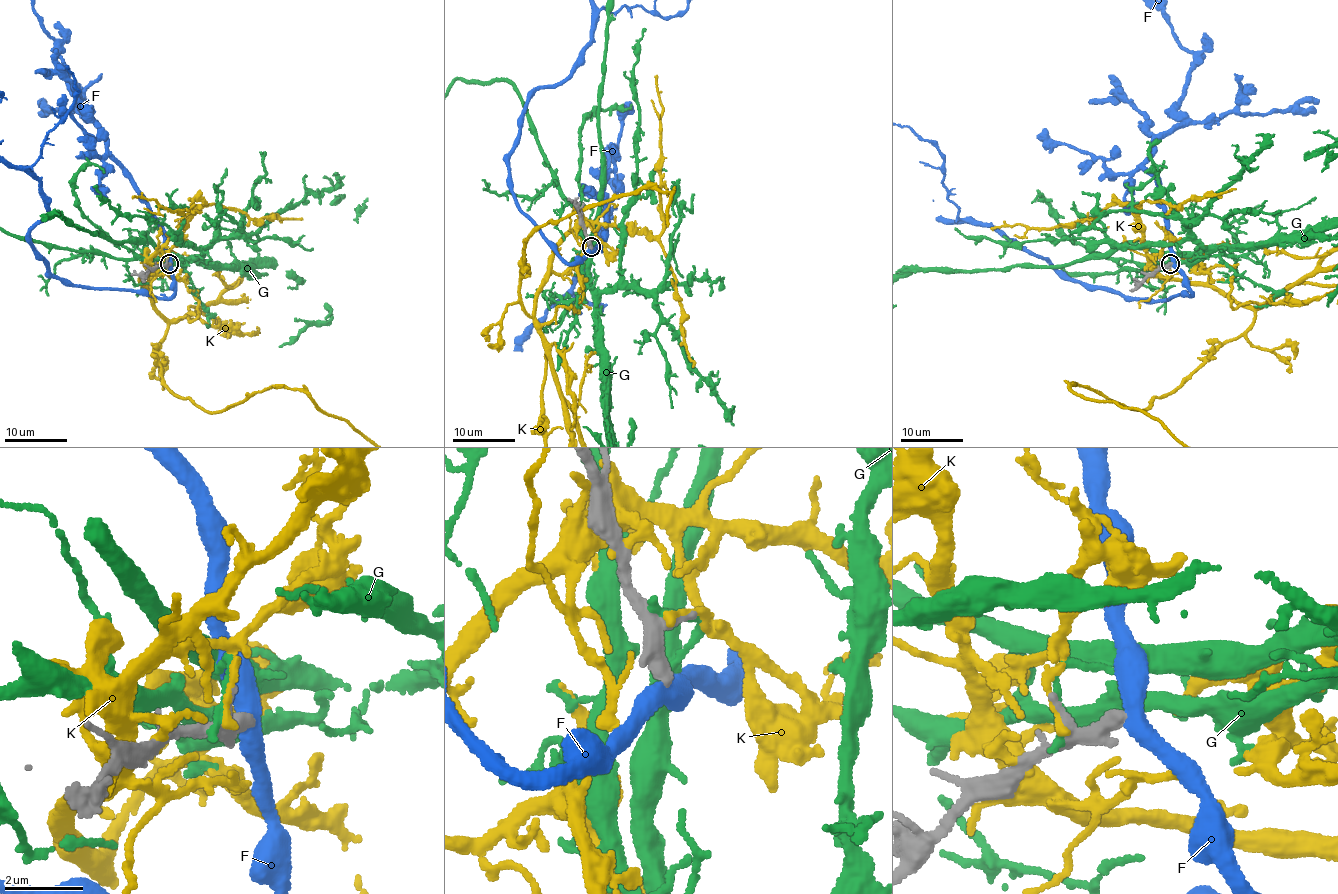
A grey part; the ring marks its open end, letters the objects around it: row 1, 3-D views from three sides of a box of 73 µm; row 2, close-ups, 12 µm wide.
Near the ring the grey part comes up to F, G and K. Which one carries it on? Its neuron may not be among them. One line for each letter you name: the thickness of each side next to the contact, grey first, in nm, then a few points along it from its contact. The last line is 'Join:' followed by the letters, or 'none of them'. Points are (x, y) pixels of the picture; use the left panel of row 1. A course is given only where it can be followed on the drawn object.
Join: none of them

